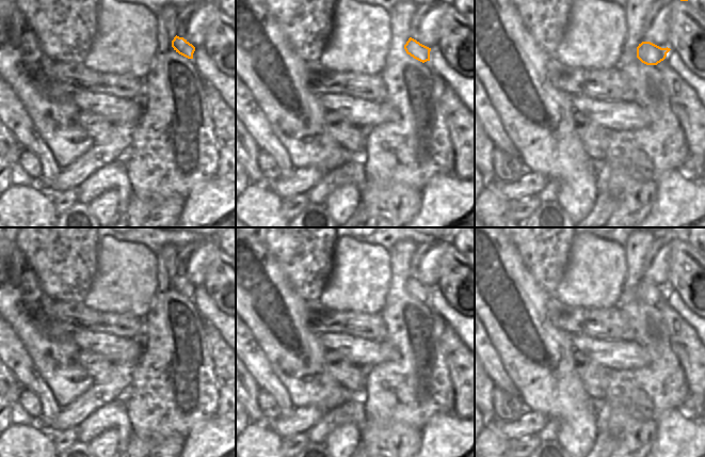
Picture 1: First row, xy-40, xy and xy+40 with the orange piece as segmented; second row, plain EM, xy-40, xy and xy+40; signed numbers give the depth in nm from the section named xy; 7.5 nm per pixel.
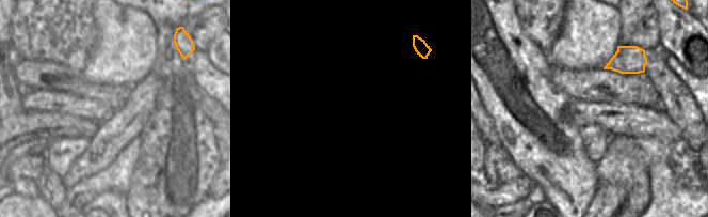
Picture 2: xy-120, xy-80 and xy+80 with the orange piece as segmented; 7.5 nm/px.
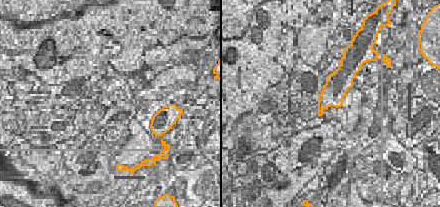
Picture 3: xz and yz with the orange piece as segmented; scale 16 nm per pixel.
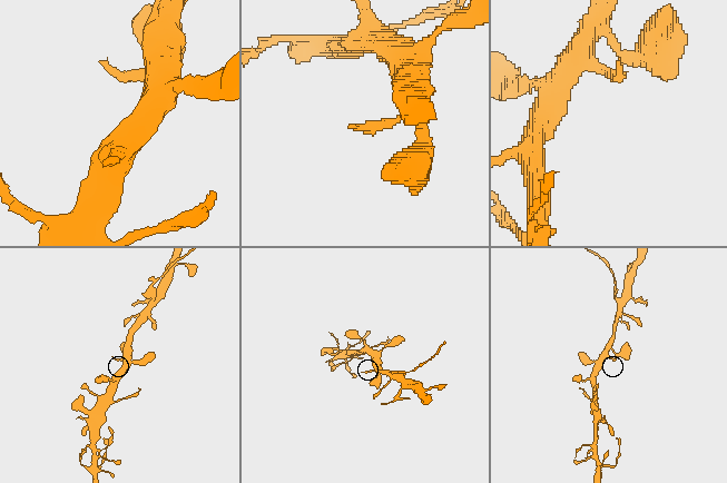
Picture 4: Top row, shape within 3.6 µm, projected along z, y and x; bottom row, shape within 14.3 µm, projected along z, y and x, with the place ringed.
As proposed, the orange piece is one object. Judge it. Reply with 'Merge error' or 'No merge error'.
No merge error

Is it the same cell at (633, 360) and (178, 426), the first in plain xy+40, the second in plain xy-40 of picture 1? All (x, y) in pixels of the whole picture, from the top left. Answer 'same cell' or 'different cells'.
different cells

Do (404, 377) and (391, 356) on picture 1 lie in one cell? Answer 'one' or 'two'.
two

